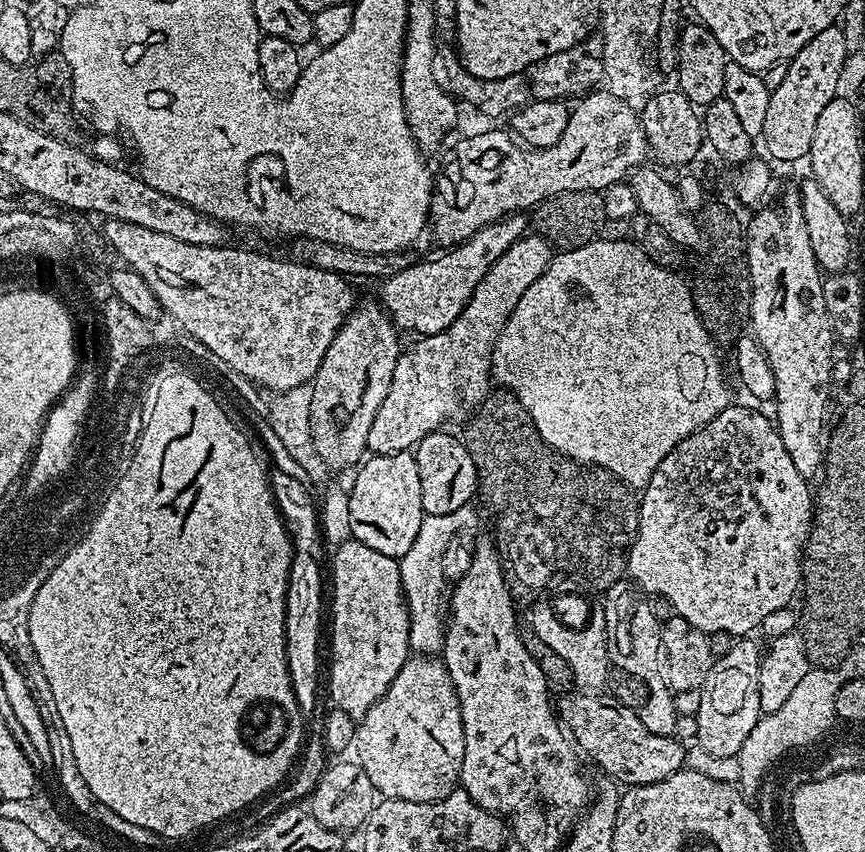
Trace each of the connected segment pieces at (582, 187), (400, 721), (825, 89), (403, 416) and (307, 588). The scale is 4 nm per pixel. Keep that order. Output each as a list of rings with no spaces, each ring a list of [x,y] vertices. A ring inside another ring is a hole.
[[[607,90],[590,91],[576,105],[569,111],[562,138],[549,148],[527,147],[499,126],[486,134],[457,139],[434,176],[427,223],[433,238],[443,246],[463,244],[482,226],[511,212],[527,213],[564,191],[603,193],[649,159],[635,107]]]
[[[428,654],[405,659],[386,694],[358,721],[355,752],[360,768],[366,770],[366,778],[381,797],[433,804],[457,791],[464,753],[462,710],[443,659]]]
[[[833,26],[822,30],[822,34],[814,34],[814,38],[810,38],[810,42],[806,42],[806,46],[787,61],[786,78],[782,78],[778,90],[770,94],[770,107],[766,110],[766,122],[762,126],[762,143],[768,151],[769,161],[803,161],[807,157],[818,117],[826,102],[836,99],[835,86],[848,54],[842,28]]]
[[[525,234],[520,237],[490,270],[486,270],[486,278],[478,282],[470,302],[454,318],[446,330],[442,330],[433,336],[417,339],[413,348],[405,347],[401,351],[398,362],[394,366],[394,378],[390,382],[390,394],[382,398],[382,406],[378,406],[378,414],[374,414],[374,426],[370,426],[367,451],[369,453],[385,456],[386,454],[398,454],[415,449],[422,438],[431,432],[439,432],[451,416],[456,416],[460,408],[475,409],[488,397],[488,393],[494,384],[492,375],[492,345],[496,343],[514,306],[518,306],[518,298],[534,286],[534,282],[543,272],[547,272],[548,264],[554,255],[554,248],[549,241],[539,234]]]
[[[300,550],[292,557],[288,571],[288,597],[284,603],[284,649],[288,659],[288,673],[300,715],[308,718],[322,696],[322,668],[320,672],[320,611],[326,608],[326,584],[320,581],[320,564],[308,550]]]

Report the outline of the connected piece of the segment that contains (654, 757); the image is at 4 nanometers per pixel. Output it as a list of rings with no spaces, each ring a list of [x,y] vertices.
[[[588,695],[592,696],[564,696],[560,704],[558,700],[558,720],[575,747],[585,757],[588,755],[604,771],[605,777],[624,786],[653,784],[685,767],[686,748],[676,736],[650,734],[650,730],[642,726],[639,711],[614,702],[611,695]]]

